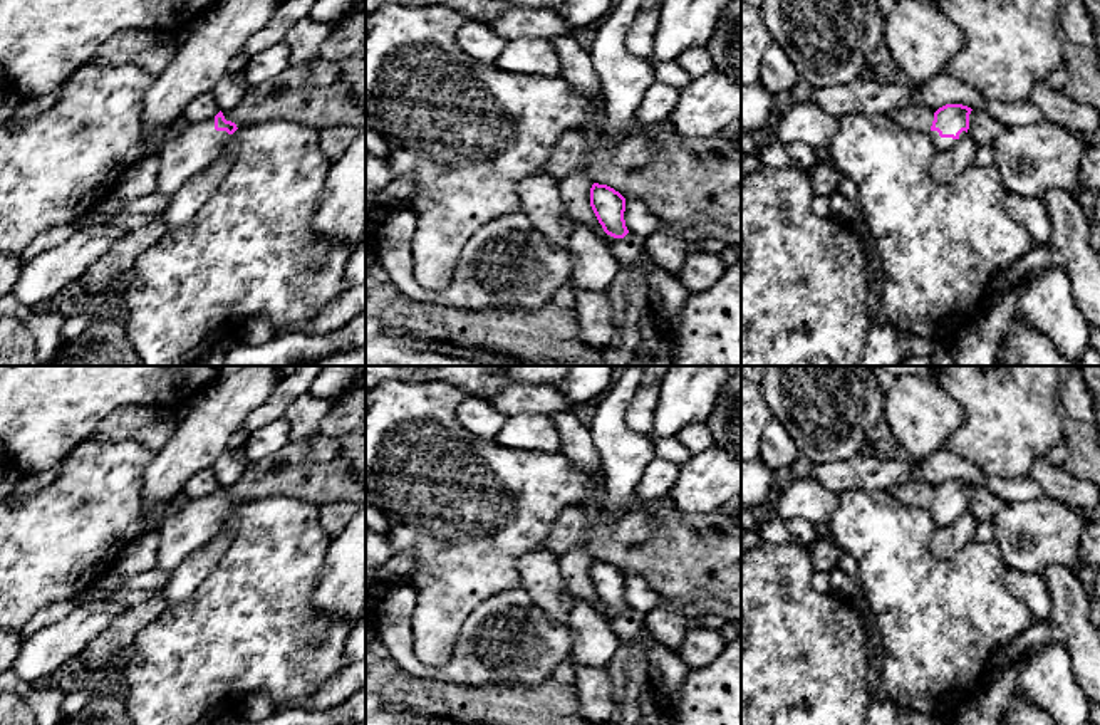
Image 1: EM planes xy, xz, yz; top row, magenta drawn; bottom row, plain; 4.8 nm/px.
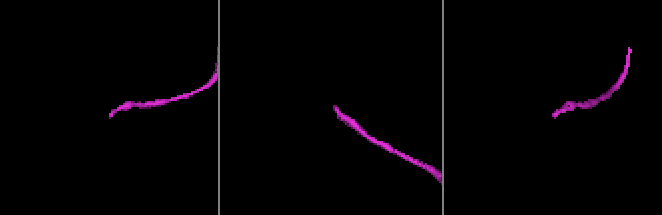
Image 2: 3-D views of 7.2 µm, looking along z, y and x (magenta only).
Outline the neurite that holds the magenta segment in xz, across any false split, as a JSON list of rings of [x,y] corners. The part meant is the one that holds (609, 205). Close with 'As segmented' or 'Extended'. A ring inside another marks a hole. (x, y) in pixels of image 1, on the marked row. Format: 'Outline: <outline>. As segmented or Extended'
Outline: [[[594,183],[590,206],[607,235],[624,238],[629,233],[624,220],[625,198],[619,191],[607,185]]]. As segmented

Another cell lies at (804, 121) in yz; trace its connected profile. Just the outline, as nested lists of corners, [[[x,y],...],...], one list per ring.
[[[812,101],[780,106],[770,124],[775,138],[783,146],[802,141],[815,149],[828,148],[838,131],[840,117],[815,106]]]

